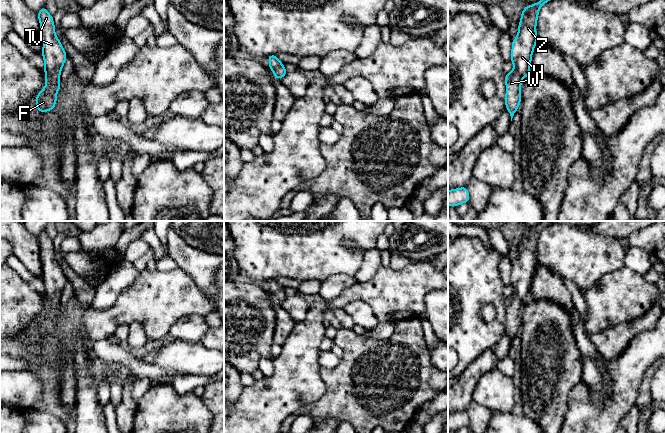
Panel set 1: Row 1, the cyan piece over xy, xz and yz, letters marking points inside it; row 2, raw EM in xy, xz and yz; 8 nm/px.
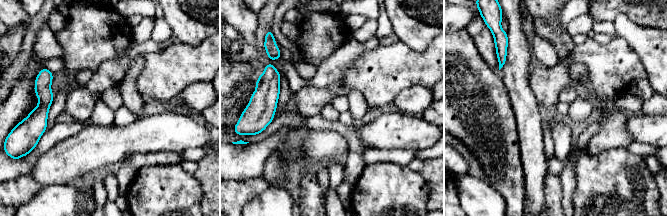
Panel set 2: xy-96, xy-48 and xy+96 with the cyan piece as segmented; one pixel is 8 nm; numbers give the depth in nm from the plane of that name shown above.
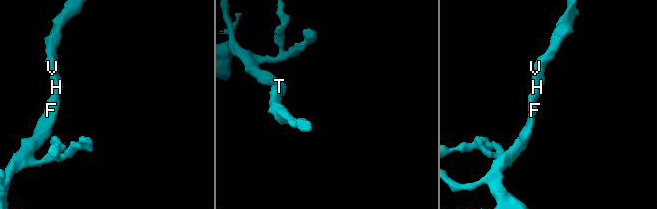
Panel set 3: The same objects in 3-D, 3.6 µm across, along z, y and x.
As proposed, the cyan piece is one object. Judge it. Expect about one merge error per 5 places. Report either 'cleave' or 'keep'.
keep

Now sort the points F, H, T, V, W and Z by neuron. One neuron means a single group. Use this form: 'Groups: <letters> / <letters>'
Groups: F H T V W Z

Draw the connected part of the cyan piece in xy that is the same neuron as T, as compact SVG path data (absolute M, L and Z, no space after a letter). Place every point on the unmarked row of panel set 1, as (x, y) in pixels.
M45 230L37 237L40 245L45 295L45 311L36 320L36 332L40 336L52 335L57 325L57 316L61 313L60 297L67 282L61 266L55 259L53 240Z

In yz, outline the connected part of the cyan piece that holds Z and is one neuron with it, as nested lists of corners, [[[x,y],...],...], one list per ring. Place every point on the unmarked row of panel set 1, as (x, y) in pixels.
[[[543,221],[540,226],[525,230],[521,237],[518,258],[512,265],[511,285],[514,292],[505,299],[505,331],[510,337],[511,345],[521,327],[522,303],[530,299],[532,278],[538,264],[536,249],[539,234],[550,224],[552,221]]]

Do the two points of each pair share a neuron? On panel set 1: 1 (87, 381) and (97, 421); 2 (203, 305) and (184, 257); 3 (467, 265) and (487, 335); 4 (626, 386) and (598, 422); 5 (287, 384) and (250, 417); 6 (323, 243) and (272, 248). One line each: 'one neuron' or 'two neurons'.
1: one neuron
2: two neurons
3: one neuron
4: one neuron
5: one neuron
6: one neuron

